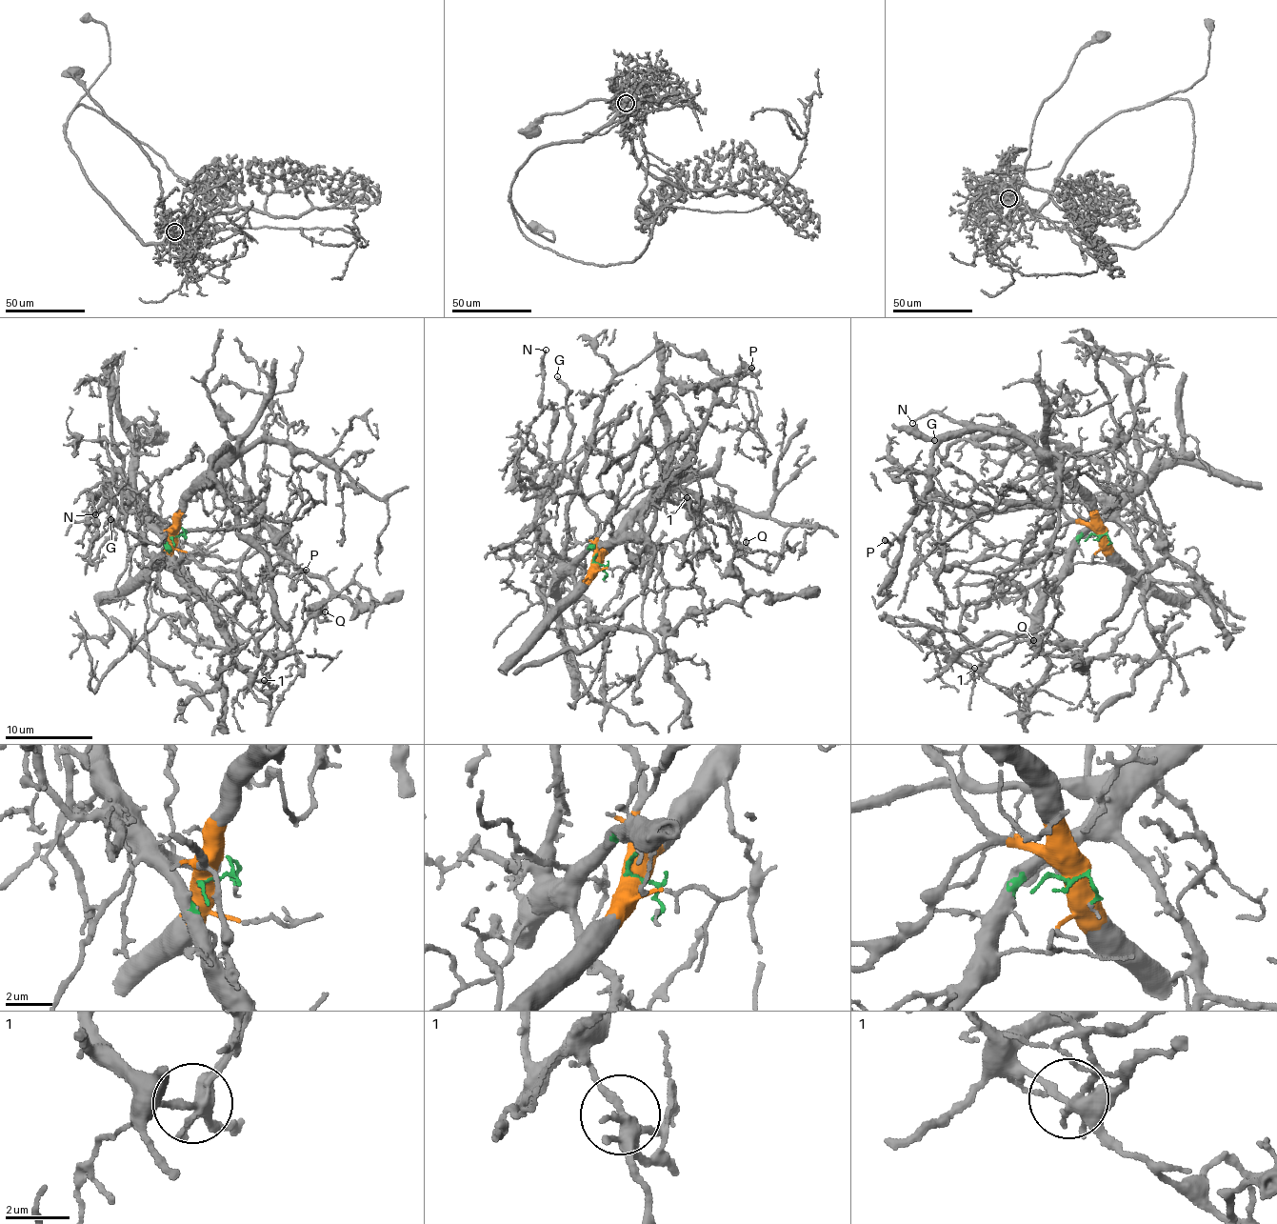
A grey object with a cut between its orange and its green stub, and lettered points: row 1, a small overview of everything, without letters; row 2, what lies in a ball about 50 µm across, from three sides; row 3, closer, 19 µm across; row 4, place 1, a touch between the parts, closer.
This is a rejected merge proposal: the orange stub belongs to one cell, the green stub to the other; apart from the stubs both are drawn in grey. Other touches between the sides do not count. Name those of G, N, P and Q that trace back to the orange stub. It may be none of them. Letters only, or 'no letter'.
G, P

